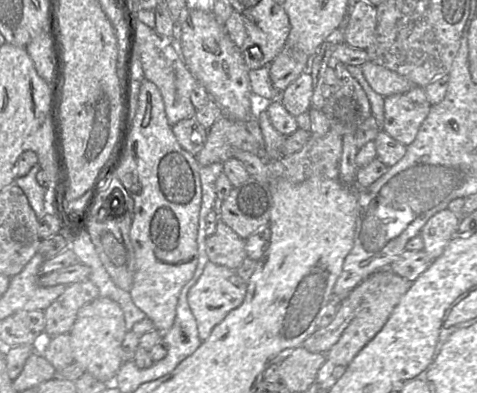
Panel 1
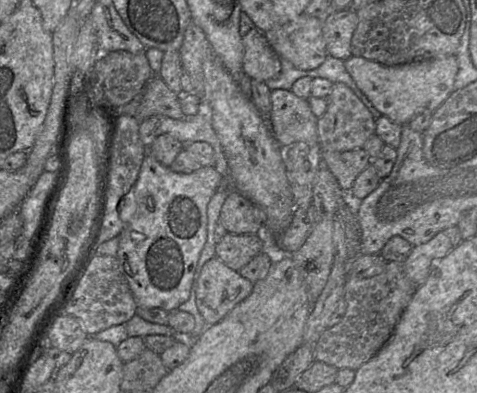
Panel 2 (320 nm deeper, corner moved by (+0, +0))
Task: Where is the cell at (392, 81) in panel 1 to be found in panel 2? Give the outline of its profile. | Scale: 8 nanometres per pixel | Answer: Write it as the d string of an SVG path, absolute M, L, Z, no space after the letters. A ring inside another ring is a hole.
M352 55L344 61L344 66L357 87L382 116L399 125L408 124L413 117L423 112L434 112L454 91L458 71L455 55L438 56L394 66L386 66Z

